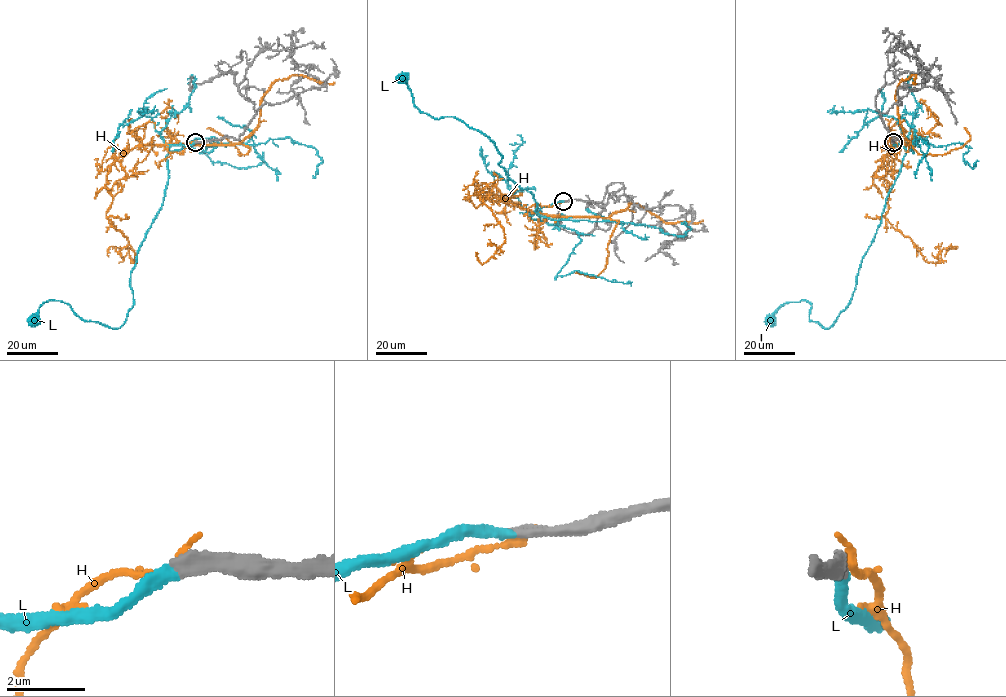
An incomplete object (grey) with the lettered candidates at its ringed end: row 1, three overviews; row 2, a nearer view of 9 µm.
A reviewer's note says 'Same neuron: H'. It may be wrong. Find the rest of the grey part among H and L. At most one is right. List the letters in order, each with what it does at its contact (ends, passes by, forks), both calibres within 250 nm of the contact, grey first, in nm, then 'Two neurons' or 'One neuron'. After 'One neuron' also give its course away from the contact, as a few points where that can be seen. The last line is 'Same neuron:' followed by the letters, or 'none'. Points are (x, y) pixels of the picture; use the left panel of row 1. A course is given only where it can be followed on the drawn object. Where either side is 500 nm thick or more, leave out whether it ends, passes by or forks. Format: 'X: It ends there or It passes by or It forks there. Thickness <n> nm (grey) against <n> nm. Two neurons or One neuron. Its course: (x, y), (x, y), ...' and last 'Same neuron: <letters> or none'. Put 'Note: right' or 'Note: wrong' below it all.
H: It ends there. Thickness 360 nm (grey) against 260 nm. Two neurons
L: It ends there. Thickness 340 nm (grey) against 300 nm. One neuron. Its course: (195, 142), (169, 146), (163, 204), (137, 251), (124, 323), (88, 321), (52, 299), (35, 319)
Same neuron: L
Note: wrong

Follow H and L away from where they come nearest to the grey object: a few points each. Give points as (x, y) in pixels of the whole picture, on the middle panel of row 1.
H: (564, 201), (534, 210), (497, 198), (494, 184), (488, 197), (474, 192), (505, 241), (482, 263), (476, 252)
L: (564, 201), (537, 214), (531, 193), (498, 164), (493, 142), (453, 117), (420, 111), (403, 79)

